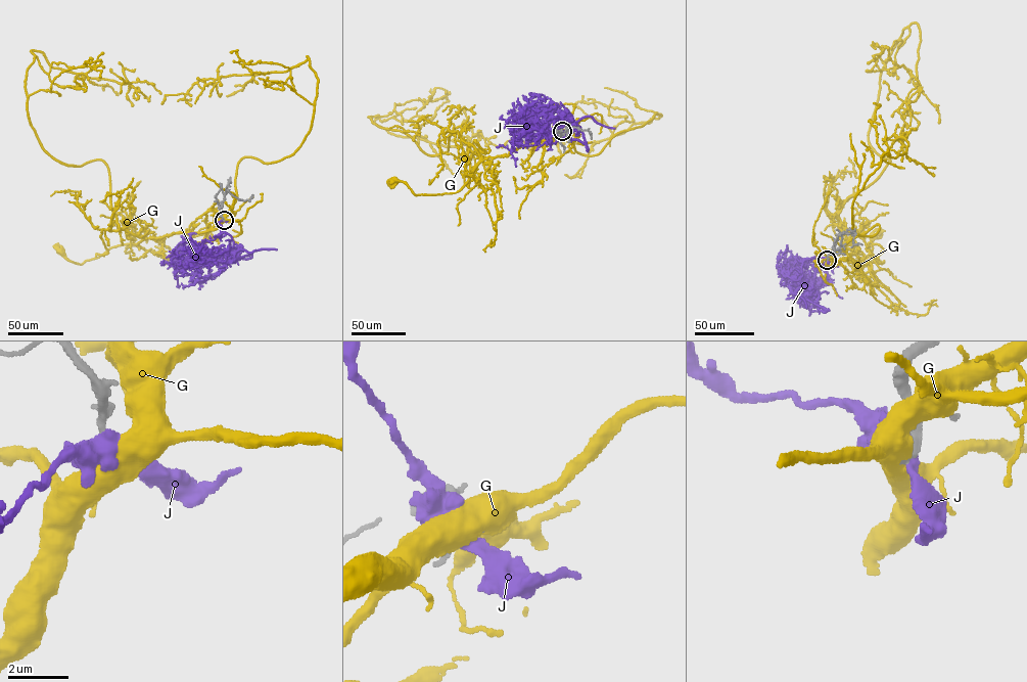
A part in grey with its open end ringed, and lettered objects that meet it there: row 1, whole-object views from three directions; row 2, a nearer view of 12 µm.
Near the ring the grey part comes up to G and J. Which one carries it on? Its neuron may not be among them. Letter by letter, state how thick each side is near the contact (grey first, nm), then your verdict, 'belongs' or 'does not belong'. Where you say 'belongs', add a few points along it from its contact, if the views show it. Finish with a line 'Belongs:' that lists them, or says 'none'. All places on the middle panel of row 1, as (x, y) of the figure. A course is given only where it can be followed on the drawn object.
G: calibres 280 and 850 nm; does not belong
J: calibres 320 and 440 nm; does not belong
Belongs: none

